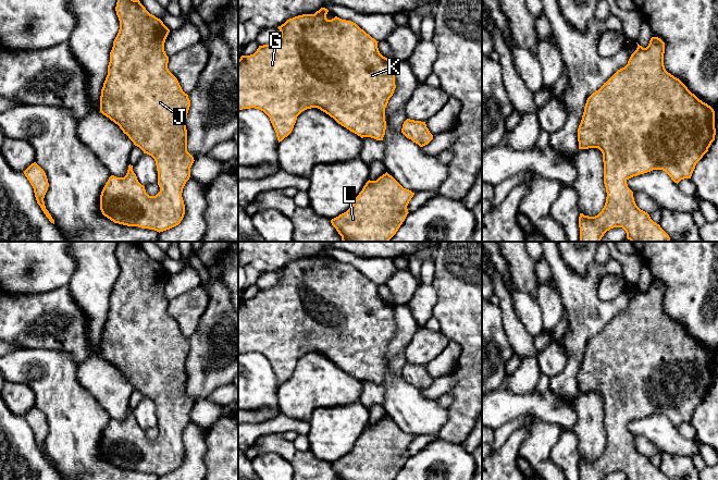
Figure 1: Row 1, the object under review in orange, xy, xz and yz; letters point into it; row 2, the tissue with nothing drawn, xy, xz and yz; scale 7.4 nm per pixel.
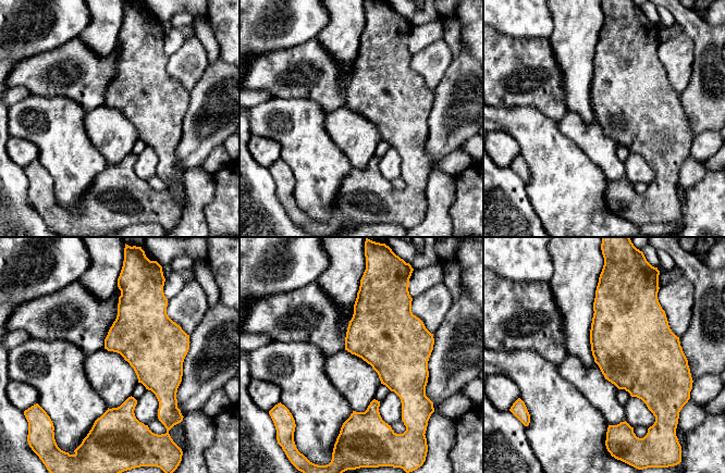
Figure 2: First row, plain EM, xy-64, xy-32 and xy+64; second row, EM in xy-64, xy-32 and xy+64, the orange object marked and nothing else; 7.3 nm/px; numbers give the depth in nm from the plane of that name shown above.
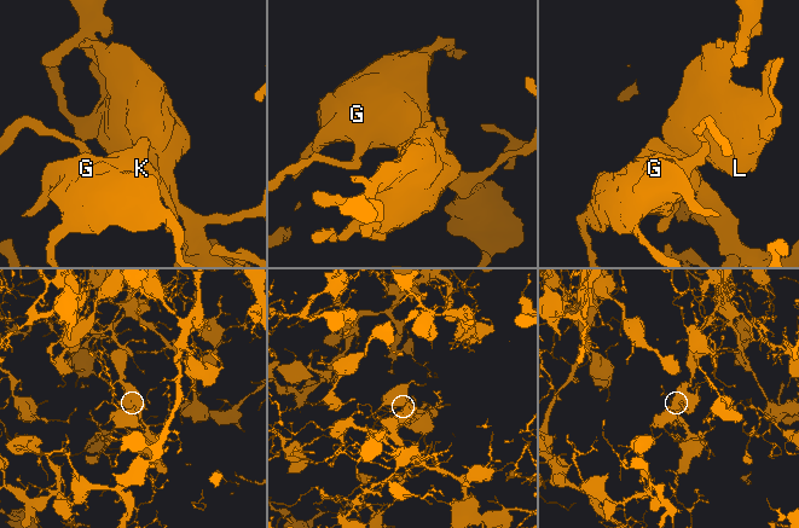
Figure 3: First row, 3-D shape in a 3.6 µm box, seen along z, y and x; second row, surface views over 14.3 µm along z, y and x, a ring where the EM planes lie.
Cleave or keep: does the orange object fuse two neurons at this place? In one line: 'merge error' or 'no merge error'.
no merge error

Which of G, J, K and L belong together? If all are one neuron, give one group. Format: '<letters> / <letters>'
G J K L

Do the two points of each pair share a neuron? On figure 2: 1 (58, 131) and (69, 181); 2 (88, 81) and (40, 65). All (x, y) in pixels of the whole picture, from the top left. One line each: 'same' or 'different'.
1: same
2: same

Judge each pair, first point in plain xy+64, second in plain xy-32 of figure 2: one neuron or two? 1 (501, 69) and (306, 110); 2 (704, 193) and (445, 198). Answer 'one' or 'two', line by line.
1: two
2: two

